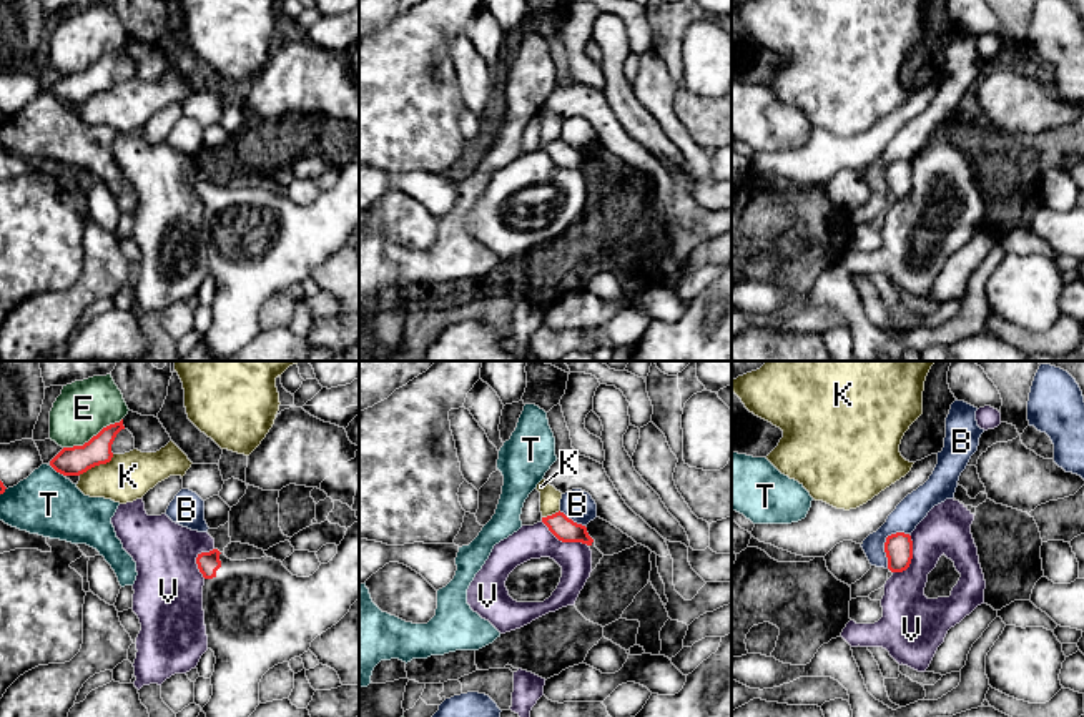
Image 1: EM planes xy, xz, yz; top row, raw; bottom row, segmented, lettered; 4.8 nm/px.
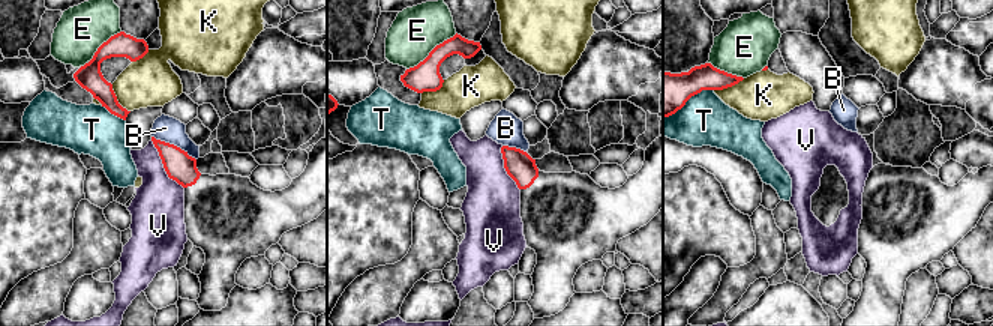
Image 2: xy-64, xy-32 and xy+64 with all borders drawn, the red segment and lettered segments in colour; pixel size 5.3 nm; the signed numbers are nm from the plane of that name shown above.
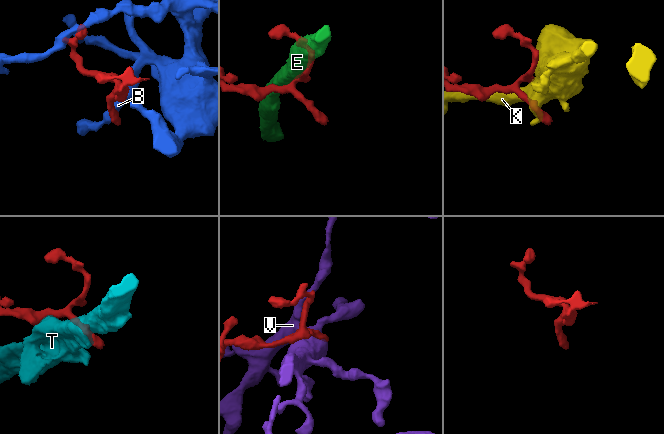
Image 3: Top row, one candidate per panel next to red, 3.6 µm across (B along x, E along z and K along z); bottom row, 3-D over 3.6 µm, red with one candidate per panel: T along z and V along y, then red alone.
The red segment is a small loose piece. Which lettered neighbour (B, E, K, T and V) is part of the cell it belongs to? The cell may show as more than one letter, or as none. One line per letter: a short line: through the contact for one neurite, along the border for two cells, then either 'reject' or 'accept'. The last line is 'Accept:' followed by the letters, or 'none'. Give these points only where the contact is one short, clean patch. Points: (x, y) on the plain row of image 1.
B: reject
E: reject
K: reject
T: reject
V: line xz (541, 148), (559, 167), (581, 168), (587, 173); reject
Accept: none

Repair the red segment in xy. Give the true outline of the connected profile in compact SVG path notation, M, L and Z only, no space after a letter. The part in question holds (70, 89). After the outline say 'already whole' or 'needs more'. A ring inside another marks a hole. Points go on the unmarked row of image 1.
M123 47L120 50L103 55L83 73L63 75L50 93L63 103L80 103L88 96L111 88L111 72L116 62L125 57Z; already whole

